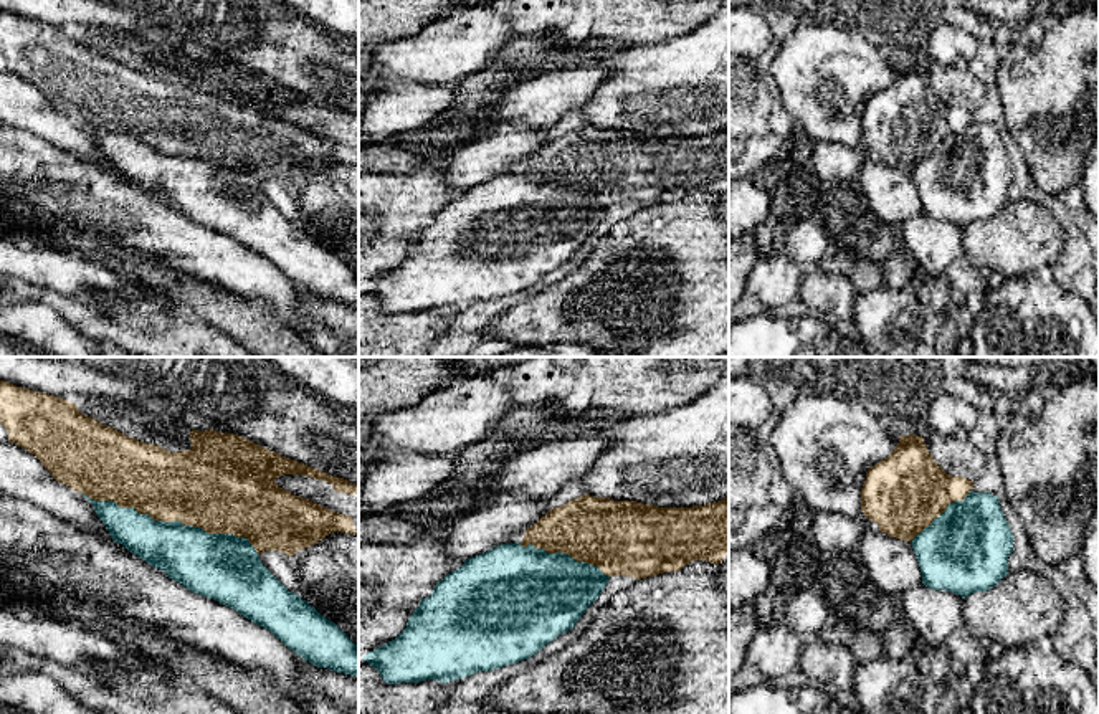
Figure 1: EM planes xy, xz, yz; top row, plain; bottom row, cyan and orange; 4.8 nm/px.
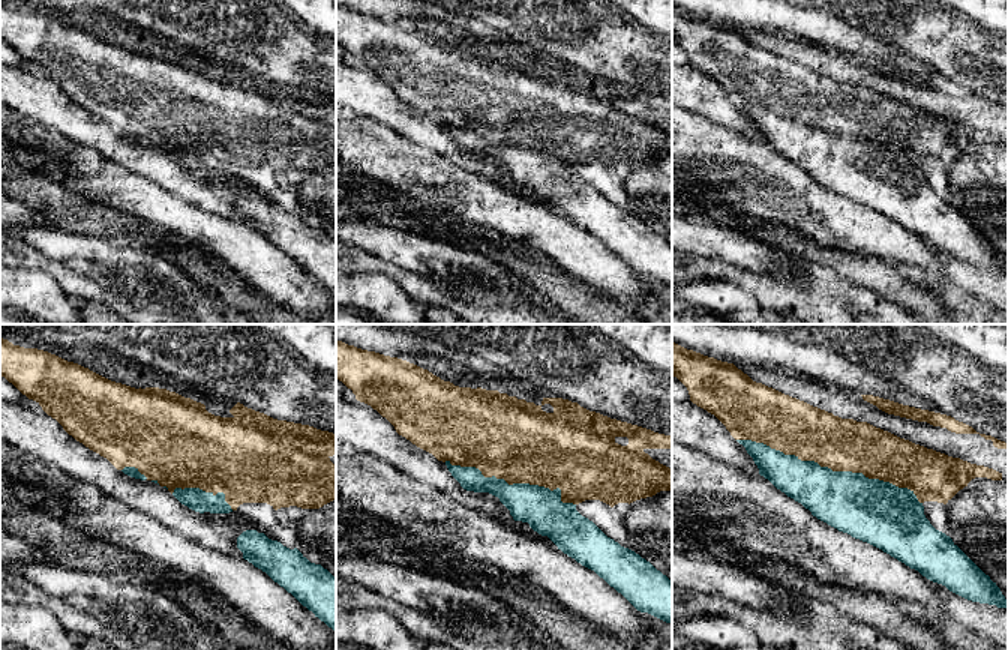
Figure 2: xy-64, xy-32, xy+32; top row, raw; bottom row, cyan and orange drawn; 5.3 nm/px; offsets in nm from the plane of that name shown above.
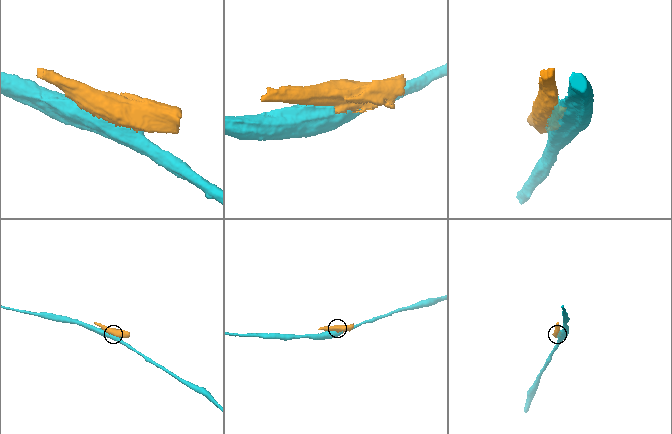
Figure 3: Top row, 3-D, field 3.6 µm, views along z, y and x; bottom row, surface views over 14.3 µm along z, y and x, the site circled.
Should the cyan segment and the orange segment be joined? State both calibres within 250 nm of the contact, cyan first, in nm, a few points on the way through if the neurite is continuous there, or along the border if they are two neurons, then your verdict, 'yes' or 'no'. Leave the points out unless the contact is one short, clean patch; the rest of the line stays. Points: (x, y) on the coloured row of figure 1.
300/420 nm | no

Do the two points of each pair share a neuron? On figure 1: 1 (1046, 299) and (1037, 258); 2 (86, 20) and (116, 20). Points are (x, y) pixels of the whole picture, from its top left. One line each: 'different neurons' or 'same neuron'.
1: different neurons
2: same neuron

